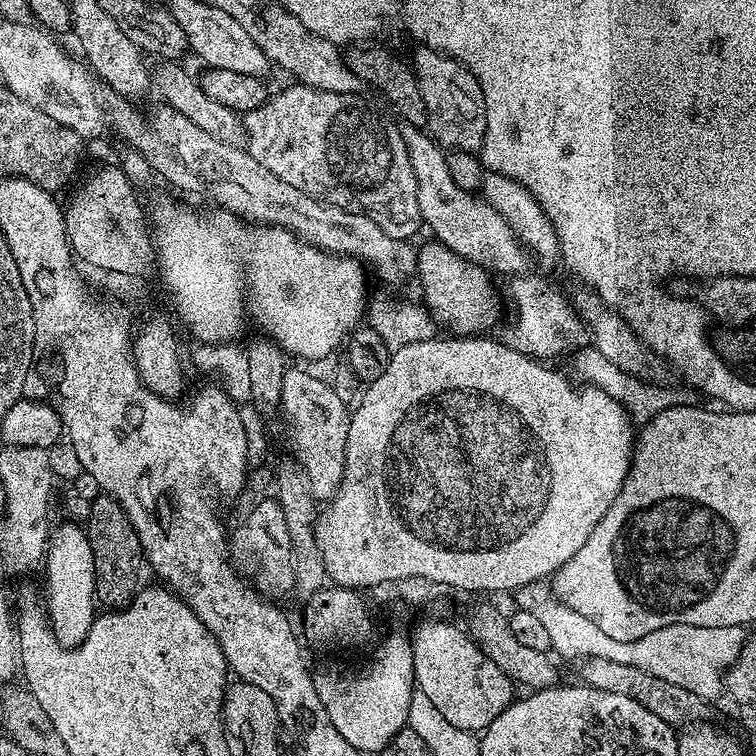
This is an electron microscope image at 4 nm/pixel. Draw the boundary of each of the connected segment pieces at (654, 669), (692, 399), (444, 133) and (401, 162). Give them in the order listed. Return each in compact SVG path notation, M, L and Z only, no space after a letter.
M537 582L517 588L514 599L519 611L535 614L546 625L552 643L551 651L557 657L565 656L573 662L579 662L585 656L624 662L626 666L634 666L646 674L654 674L654 678L666 678L666 682L674 682L674 686L682 686L682 690L690 690L690 694L698 694L709 702L715 701L714 698L720 691L725 691L725 675L740 656L740 649L746 641L746 632L741 626L675 624L662 626L662 630L654 630L654 634L646 634L637 640L618 642L602 634L602 630L598 630L594 622L578 614L578 610L570 610L559 600L550 598L547 583Z
M591 344L577 349L572 356L574 374L573 377L583 385L598 388L610 397L618 401L627 409L633 421L645 424L654 419L658 414L666 409L678 405L690 405L697 407L701 403L701 395L697 389L693 388L668 388L667 385L657 385L651 381L643 380L639 376L631 375L628 371L622 370L620 366L615 366L610 359L603 357L602 352Z
M423 46L415 50L410 67L416 73L418 90L426 102L427 131L445 150L479 153L486 134L486 106L478 78L474 78L472 71L452 56Z
M292 82L289 85L289 88L282 89L277 96L276 93L269 95L265 104L258 106L258 110L243 113L246 151L255 160L262 162L262 166L266 166L266 170L270 170L270 174L278 174L278 178L282 178L282 182L287 182L289 186L302 190L302 194L310 194L310 198L321 200L323 204L329 204L335 208L346 208L354 214L369 216L371 220L378 222L378 226L382 226L382 230L386 230L386 234L390 234L390 238L411 241L413 239L412 235L418 230L421 231L422 221L418 208L418 190L414 182L414 170L410 166L410 154L406 150L406 142L402 142L399 123L395 119L392 121L386 113L379 112L370 101L363 100L363 95L354 92L334 94L326 90L311 88L299 82Z

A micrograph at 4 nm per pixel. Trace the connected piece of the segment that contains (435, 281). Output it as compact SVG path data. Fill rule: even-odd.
M439 242L419 245L417 253L417 275L420 280L420 288L424 291L423 303L430 309L433 320L441 329L449 328L453 337L474 336L488 334L492 327L500 320L500 296L492 285L493 277L489 269L482 264L475 264L466 258L459 256Z

